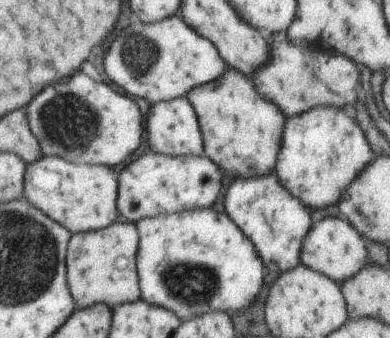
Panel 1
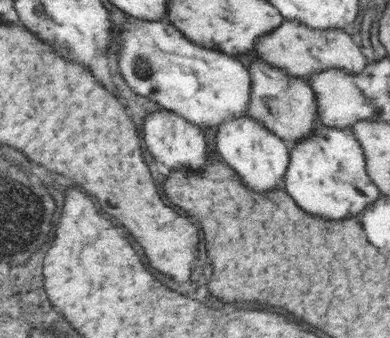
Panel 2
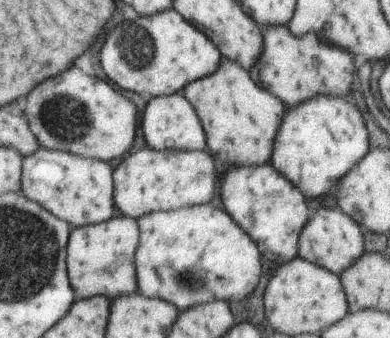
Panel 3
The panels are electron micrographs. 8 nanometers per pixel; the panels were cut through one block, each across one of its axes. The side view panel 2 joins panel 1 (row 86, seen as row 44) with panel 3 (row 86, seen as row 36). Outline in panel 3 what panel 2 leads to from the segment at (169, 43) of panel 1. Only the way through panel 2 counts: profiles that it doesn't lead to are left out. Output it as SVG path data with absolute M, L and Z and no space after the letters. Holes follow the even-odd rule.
M167 10L159 16L137 18L135 26L115 26L101 46L99 60L107 80L123 90L149 94L153 100L179 94L185 86L215 74L221 66L221 52L179 12Z

